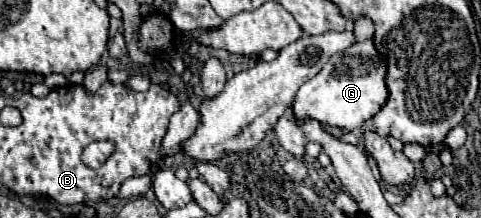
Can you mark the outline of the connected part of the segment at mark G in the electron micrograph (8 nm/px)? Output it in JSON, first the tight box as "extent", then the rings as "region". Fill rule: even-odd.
{"extent":[293,40,387,132],"region":[[[373,40],[353,44],[341,54],[329,58],[317,76],[307,80],[295,94],[293,116],[295,120],[313,118],[321,126],[337,126],[347,132],[363,126],[365,120],[373,118],[387,100],[385,86],[385,62],[377,54]]]}

